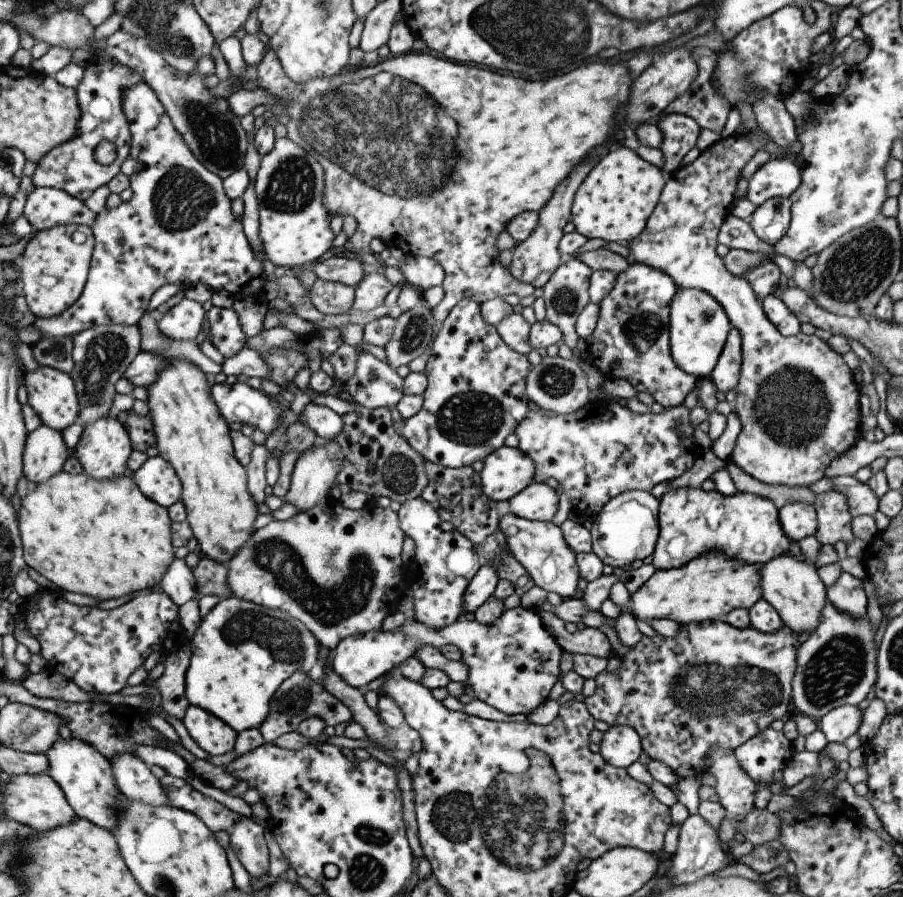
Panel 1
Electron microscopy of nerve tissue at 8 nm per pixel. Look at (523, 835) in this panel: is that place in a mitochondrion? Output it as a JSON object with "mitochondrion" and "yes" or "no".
{"mitochondrion":"yes"}

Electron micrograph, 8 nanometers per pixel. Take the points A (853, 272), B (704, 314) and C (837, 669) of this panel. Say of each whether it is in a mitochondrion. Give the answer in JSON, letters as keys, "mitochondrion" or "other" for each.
{"A":"mitochondrion","B":"mitochondrion","C":"mitochondrion"}

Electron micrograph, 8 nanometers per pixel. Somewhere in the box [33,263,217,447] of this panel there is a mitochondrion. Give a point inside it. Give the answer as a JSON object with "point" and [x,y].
{"point":[106,352]}

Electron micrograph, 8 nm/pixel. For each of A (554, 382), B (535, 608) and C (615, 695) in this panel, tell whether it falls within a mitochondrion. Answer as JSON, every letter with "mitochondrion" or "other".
{"A":"mitochondrion","B":"other","C":"other"}

